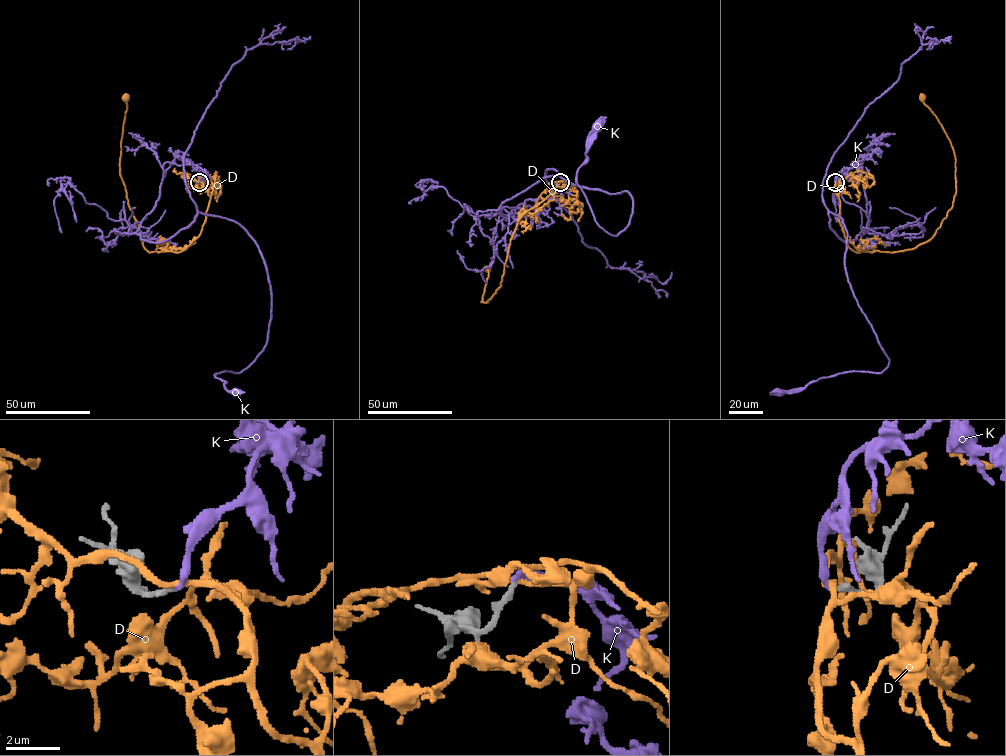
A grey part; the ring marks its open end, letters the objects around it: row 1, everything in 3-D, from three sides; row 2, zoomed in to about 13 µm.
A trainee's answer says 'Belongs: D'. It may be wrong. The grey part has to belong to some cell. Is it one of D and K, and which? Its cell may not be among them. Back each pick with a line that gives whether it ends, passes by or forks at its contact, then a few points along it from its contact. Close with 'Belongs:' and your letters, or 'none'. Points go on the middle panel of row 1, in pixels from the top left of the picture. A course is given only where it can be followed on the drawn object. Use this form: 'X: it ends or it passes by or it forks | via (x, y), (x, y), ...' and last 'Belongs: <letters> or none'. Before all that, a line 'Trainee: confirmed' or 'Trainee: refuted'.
Trainee: refuted
K: it ends | via (560, 182), (557, 201), (498, 210), (559, 175), (626, 191), (628, 225), (605, 231), (577, 182), (598, 126)
Belongs: K

